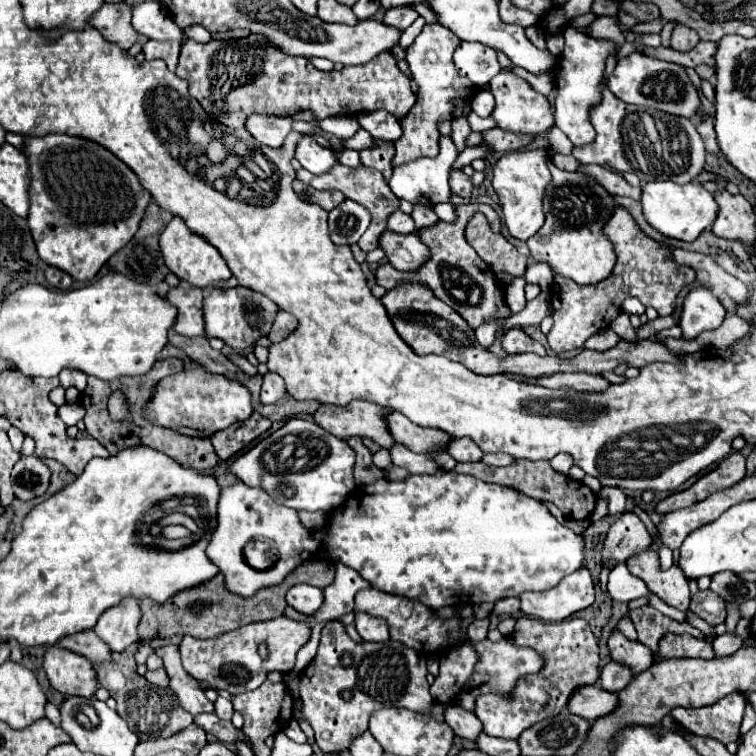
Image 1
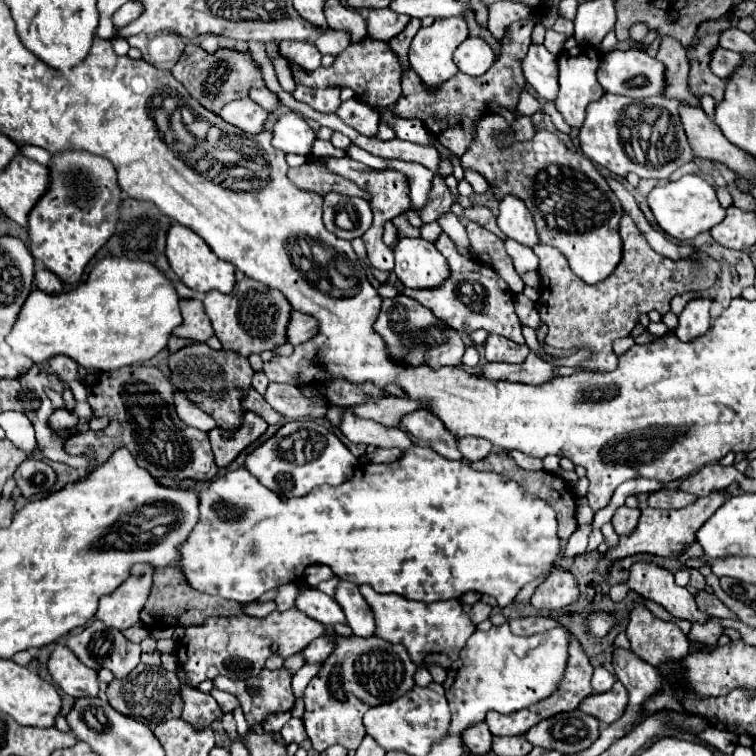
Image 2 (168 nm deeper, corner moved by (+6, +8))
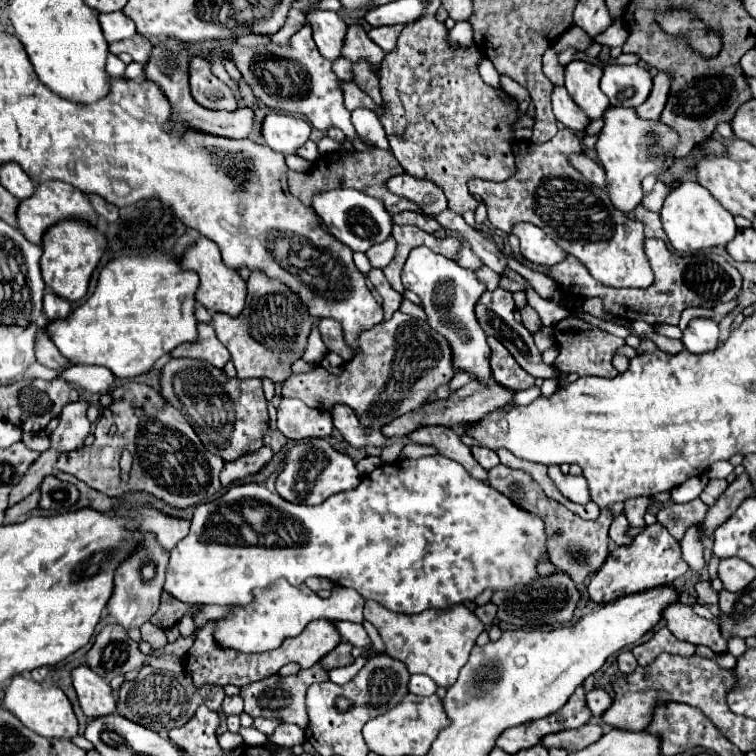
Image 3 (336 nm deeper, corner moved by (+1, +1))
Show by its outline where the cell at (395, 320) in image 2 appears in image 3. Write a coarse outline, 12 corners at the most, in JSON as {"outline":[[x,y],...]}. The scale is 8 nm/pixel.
{"outline":[[397,310],[341,374],[291,374],[283,396],[351,406],[381,428],[453,374],[449,342]]}

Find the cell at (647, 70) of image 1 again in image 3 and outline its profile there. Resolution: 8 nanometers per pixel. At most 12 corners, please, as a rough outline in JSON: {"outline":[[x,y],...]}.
{"outline":[[607,64],[601,90],[611,106],[639,106],[653,76],[639,64]]}

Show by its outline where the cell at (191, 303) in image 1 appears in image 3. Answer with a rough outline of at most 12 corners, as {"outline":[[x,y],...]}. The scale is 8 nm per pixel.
{"outline":[[197,324],[197,340],[173,350],[175,358],[199,358],[217,368],[229,360],[211,324]]}

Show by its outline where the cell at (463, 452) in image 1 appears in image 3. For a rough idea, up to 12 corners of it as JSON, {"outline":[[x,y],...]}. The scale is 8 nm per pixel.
{"outline":[[473,446],[475,458],[485,470],[499,464],[497,452]]}

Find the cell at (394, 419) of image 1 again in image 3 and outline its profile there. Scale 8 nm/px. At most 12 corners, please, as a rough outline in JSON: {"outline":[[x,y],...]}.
{"outline":[[421,426],[407,436],[459,462],[473,478],[487,480],[471,448],[447,426]]}

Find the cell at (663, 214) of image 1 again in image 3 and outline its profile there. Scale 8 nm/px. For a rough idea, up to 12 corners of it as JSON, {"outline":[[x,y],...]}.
{"outline":[[697,182],[661,208],[677,252],[725,246],[733,216]]}

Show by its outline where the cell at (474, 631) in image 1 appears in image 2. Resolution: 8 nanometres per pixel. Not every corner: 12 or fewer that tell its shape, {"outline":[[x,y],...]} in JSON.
{"outline":[[478,601],[470,609],[470,619],[474,625],[490,617],[488,603]]}

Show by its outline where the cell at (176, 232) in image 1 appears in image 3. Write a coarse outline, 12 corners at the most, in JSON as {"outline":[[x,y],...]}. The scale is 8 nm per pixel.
{"outline":[[199,238],[181,268],[199,276],[197,302],[239,314],[245,282],[223,264],[217,244]]}

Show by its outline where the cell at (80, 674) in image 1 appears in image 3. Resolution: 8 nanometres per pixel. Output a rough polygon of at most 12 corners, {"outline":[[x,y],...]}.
{"outline":[[91,668],[71,672],[85,716],[115,710],[111,686]]}

